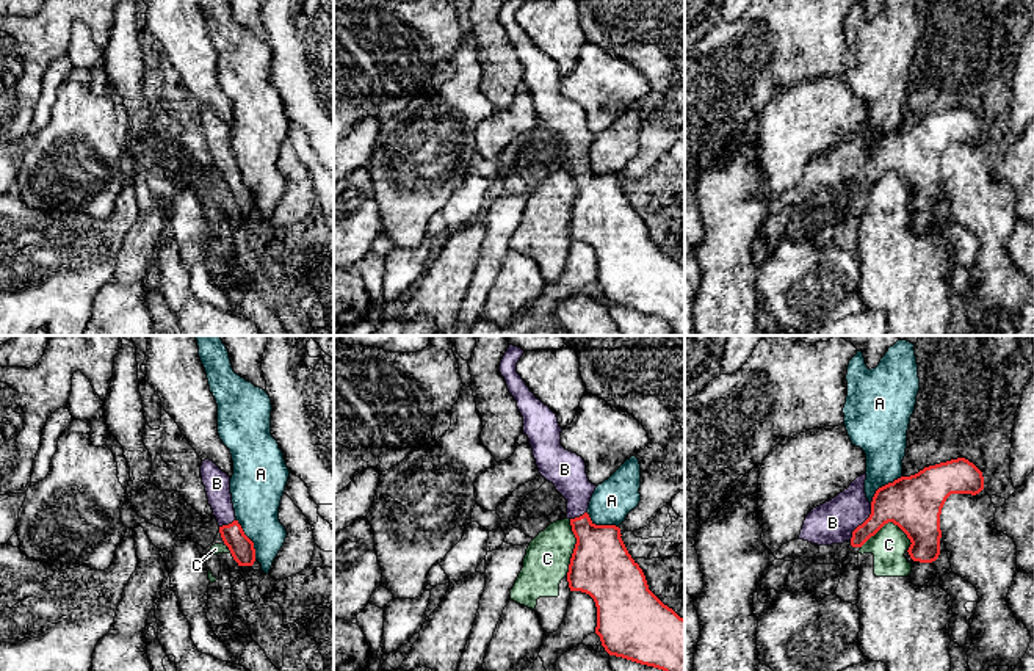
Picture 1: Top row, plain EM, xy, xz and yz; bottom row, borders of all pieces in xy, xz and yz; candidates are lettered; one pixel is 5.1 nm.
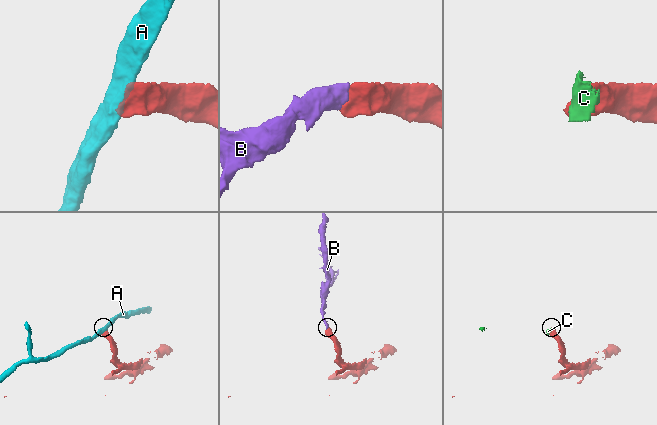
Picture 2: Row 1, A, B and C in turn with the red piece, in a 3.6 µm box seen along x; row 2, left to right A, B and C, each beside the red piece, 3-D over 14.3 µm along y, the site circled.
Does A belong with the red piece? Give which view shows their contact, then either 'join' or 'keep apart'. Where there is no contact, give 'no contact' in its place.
xy | keep apart

